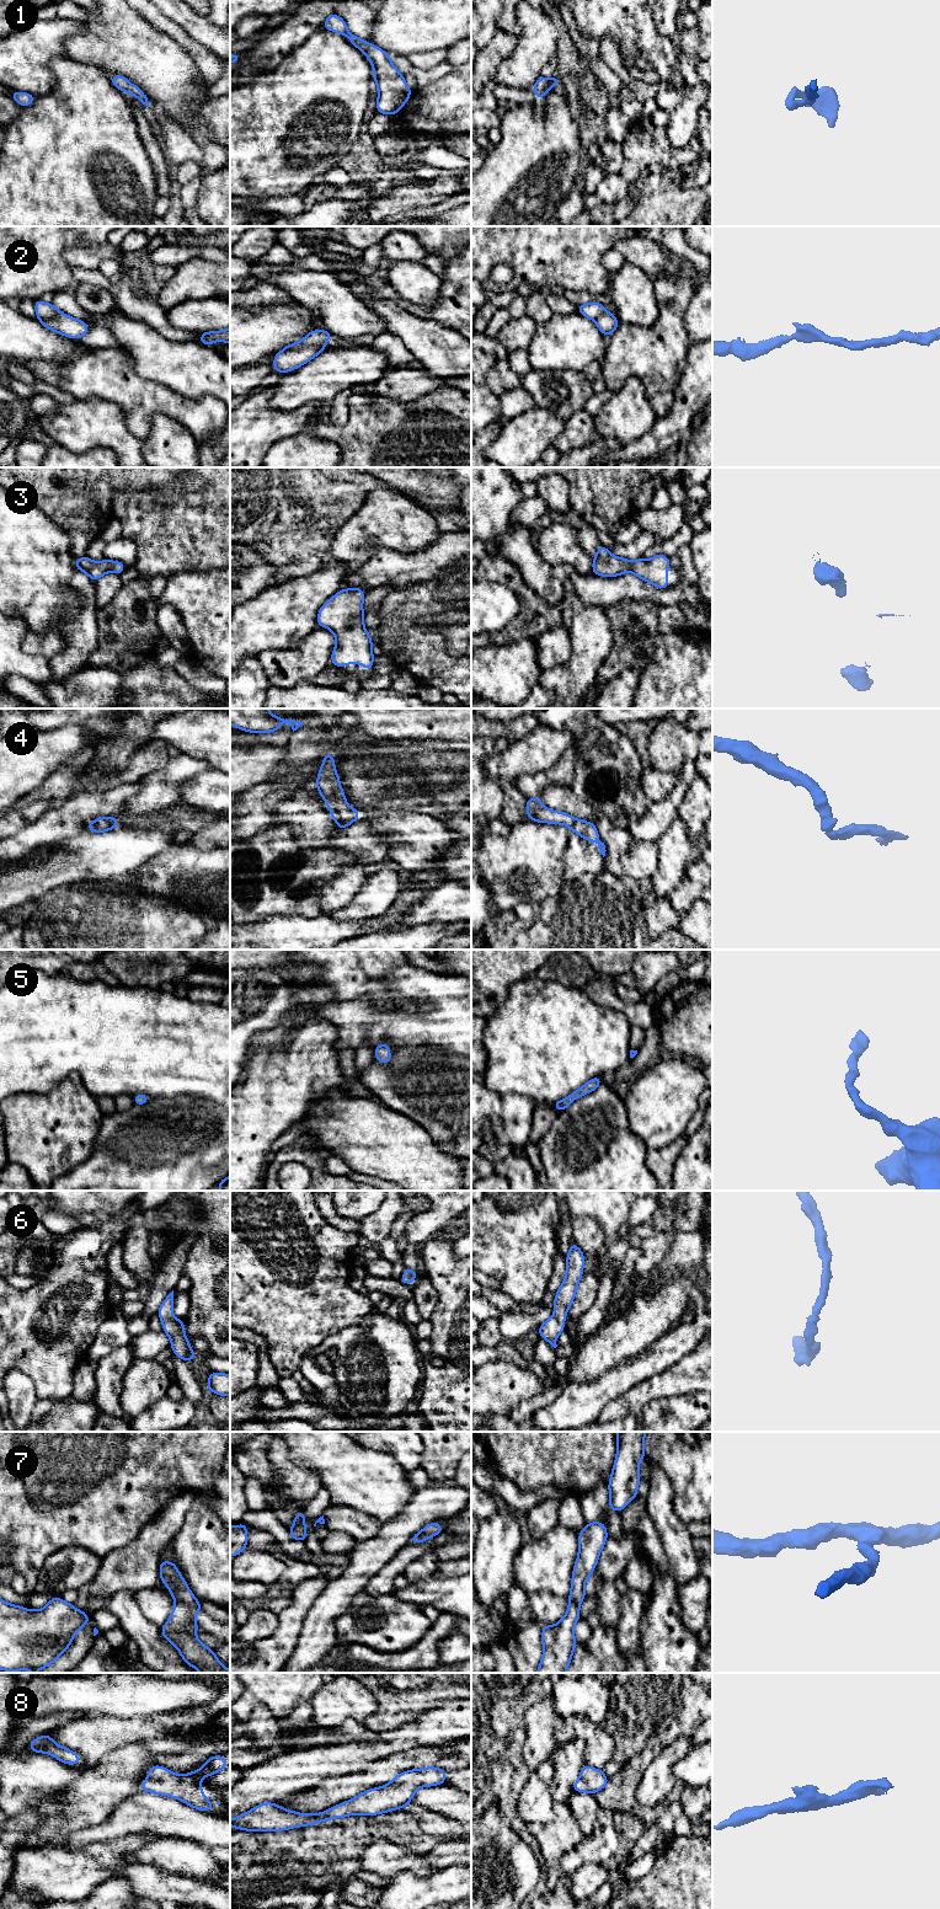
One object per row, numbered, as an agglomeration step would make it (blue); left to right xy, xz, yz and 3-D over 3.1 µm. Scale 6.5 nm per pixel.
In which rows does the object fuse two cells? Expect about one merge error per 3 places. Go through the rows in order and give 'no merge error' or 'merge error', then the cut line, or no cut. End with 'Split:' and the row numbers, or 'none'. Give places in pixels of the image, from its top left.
1: no merge error; no cut
2: no merge error; no cut
3: no merge error; no cut
4: no merge error; no cut
5: no merge error; no cut
6: no merge error; no cut
7: no merge error; no cut
8: no merge error; no cut
Split: none

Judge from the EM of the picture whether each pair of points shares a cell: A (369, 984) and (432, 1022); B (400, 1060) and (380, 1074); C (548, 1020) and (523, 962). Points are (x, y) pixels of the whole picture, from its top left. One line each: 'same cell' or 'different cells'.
A: different cells
B: same cell
C: different cells

